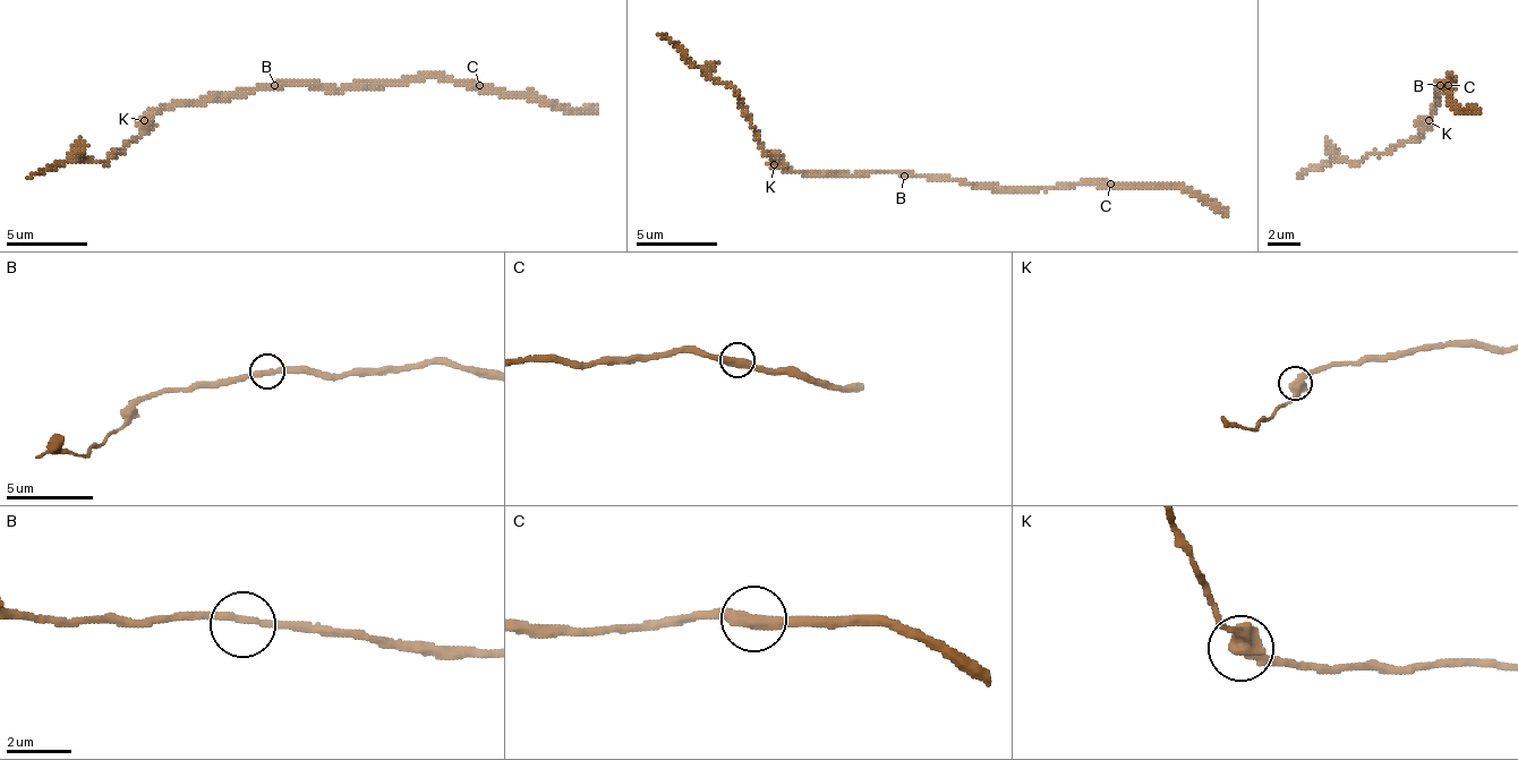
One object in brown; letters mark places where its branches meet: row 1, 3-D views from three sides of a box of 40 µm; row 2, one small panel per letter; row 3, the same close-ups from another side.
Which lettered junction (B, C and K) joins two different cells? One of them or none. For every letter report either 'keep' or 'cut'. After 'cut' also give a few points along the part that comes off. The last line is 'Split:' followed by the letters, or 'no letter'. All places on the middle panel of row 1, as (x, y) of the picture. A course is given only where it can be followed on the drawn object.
B: keep
C: keep
K: cut; course (775, 163), (762, 147), (739, 95), (658, 34)
Split: K

